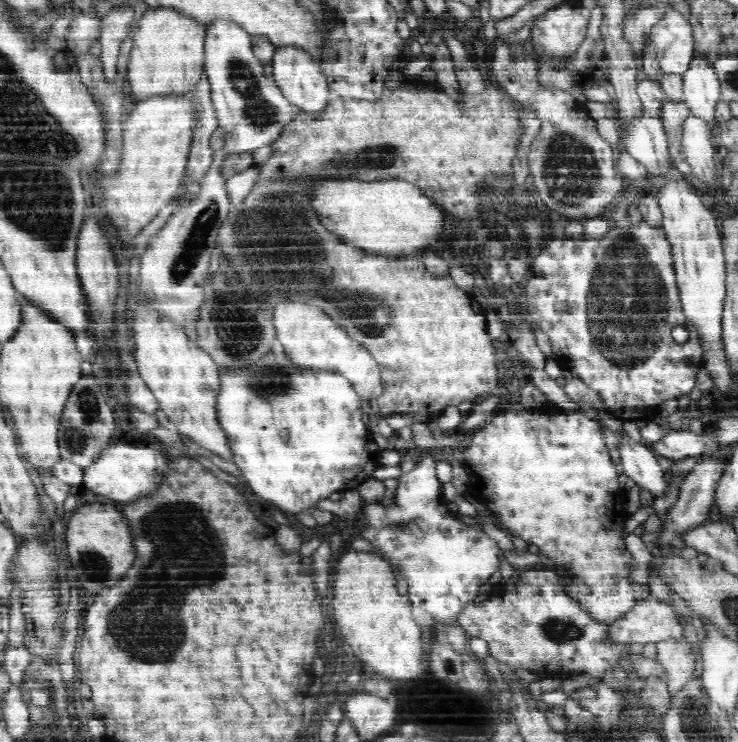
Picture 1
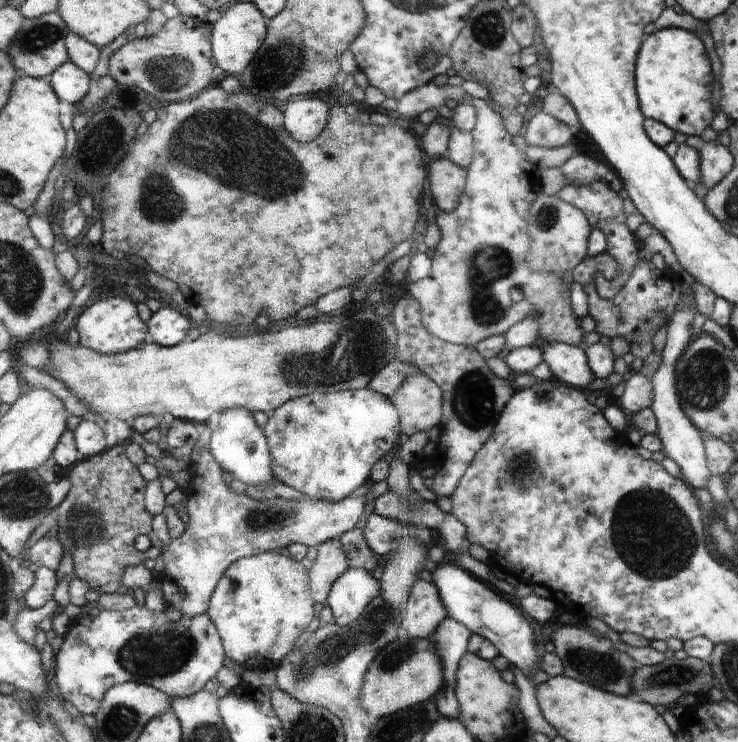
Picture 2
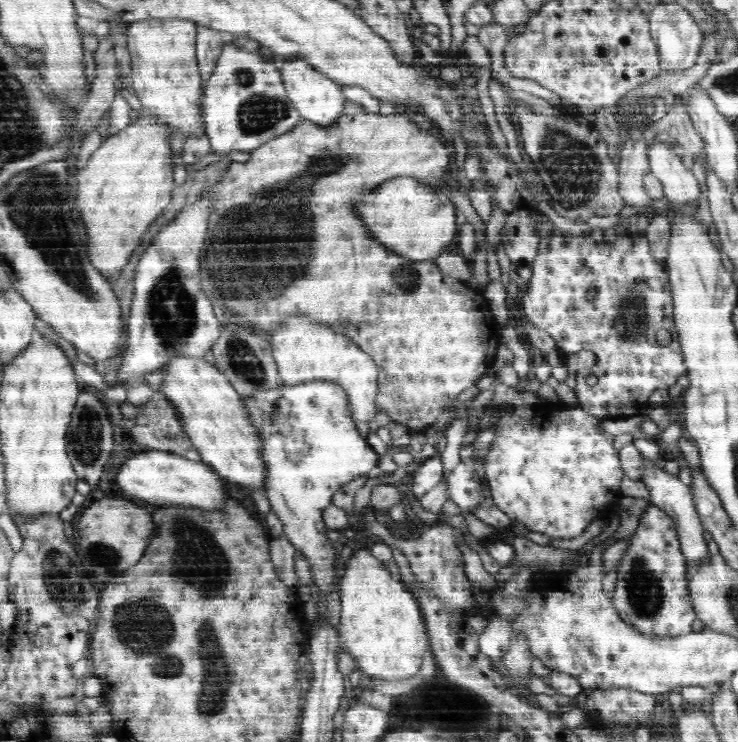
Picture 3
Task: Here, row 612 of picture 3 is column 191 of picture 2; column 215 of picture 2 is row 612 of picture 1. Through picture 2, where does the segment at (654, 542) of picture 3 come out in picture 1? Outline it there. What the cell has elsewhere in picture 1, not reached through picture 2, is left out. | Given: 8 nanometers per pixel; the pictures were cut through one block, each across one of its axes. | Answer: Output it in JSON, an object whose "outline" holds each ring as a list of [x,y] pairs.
{"outline":[[[652,595],[641,596],[633,606],[611,627],[611,637],[616,642],[660,642],[670,638],[683,638],[684,629],[678,624],[670,602]]]}

